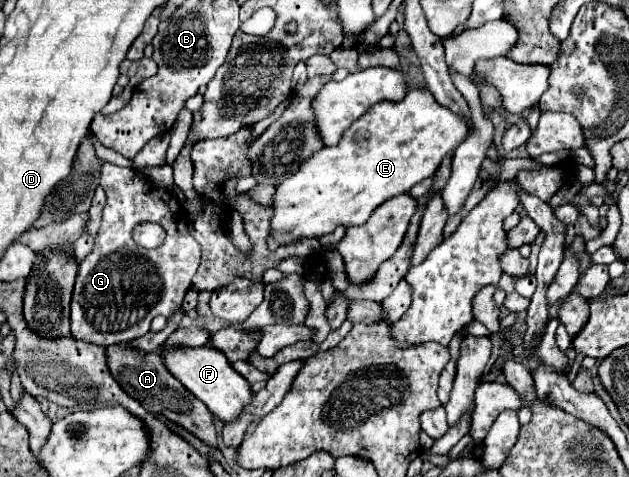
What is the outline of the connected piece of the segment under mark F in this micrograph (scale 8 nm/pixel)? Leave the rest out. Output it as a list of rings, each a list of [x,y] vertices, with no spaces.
[[[202,345],[196,349],[188,349],[188,347],[172,349],[164,353],[164,361],[166,367],[178,377],[178,381],[192,395],[196,395],[210,409],[210,413],[218,417],[222,423],[236,421],[244,413],[244,409],[254,401],[254,391],[250,389],[250,383],[244,381],[244,377],[240,377],[240,373],[232,369],[228,359],[210,345]]]

